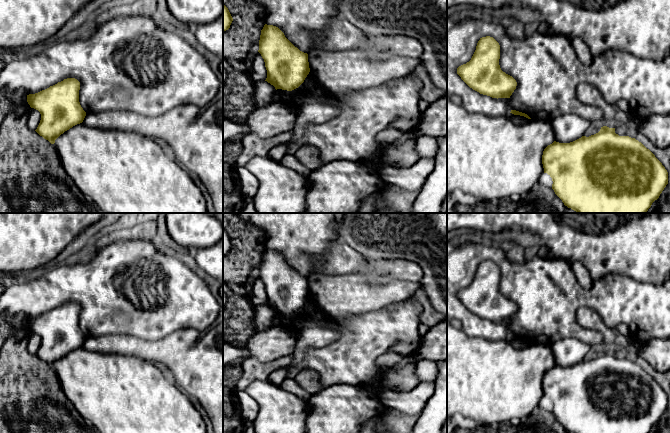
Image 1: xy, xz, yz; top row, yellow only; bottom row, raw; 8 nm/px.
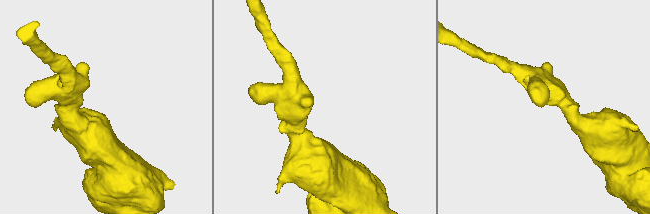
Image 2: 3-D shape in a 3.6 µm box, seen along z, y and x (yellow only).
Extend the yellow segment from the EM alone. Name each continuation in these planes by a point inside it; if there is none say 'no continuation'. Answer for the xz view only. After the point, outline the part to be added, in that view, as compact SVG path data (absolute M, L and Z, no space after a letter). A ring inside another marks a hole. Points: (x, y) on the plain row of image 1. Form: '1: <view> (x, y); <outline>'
no continuation

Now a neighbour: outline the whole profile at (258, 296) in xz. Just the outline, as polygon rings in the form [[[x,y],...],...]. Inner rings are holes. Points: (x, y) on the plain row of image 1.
[[[259,276],[252,281],[252,292],[249,297],[253,305],[265,305],[267,302],[265,286]]]

